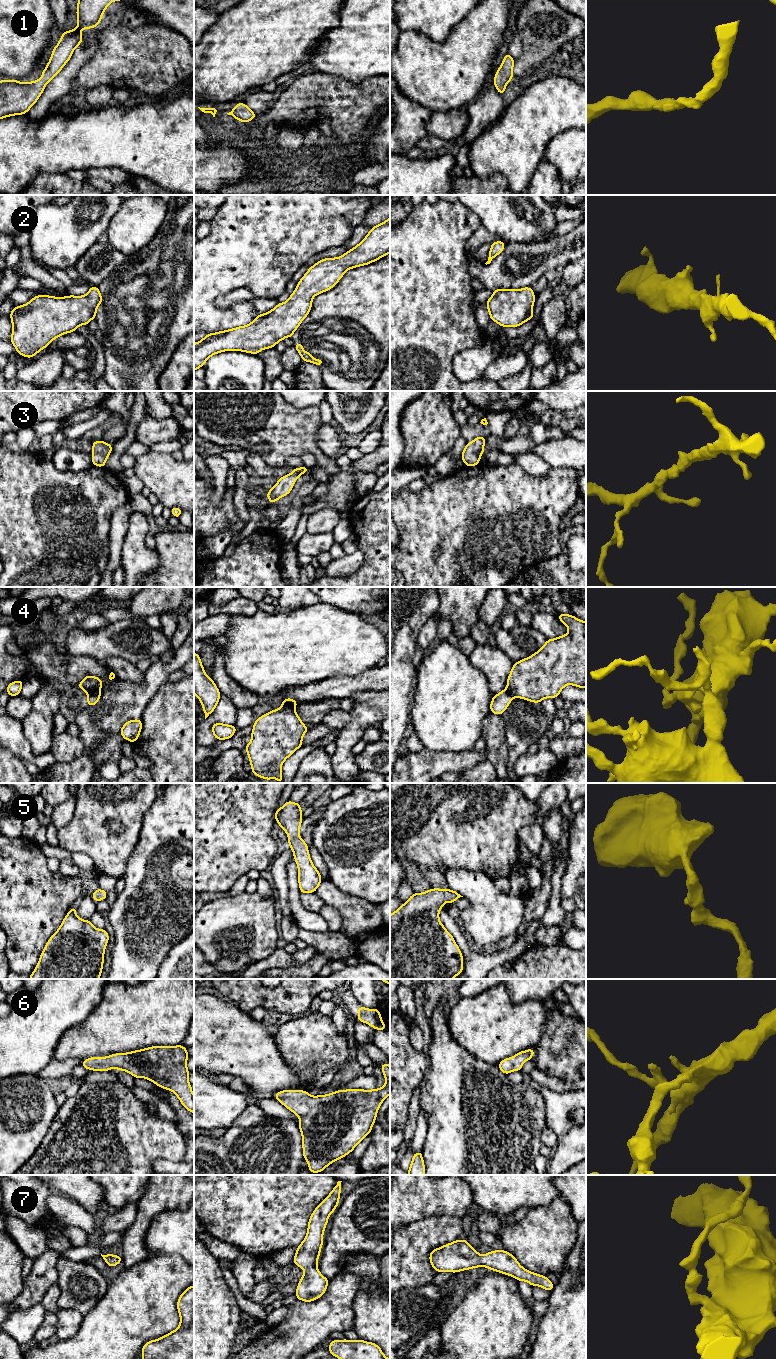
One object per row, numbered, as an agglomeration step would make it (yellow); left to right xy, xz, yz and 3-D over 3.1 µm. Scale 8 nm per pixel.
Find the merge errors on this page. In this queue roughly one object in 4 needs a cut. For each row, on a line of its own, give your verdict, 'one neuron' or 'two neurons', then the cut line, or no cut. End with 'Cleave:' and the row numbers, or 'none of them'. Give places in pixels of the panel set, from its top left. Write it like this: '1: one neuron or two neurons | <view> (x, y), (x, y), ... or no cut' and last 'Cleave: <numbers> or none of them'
1: one neuron | no cut
2: two neurons | yz (531, 307), (527, 319)
3: one neuron | no cut
4: two neurons | xy (99, 689), (87, 693)
5: one neuron | no cut
6: one neuron | no cut
7: one neuron | no cut
Cleave: 2, 4

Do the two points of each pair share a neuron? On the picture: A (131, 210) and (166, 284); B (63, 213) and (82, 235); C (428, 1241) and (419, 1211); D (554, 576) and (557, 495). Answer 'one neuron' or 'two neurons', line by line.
A: two neurons
B: one neuron
C: two neurons
D: two neurons

